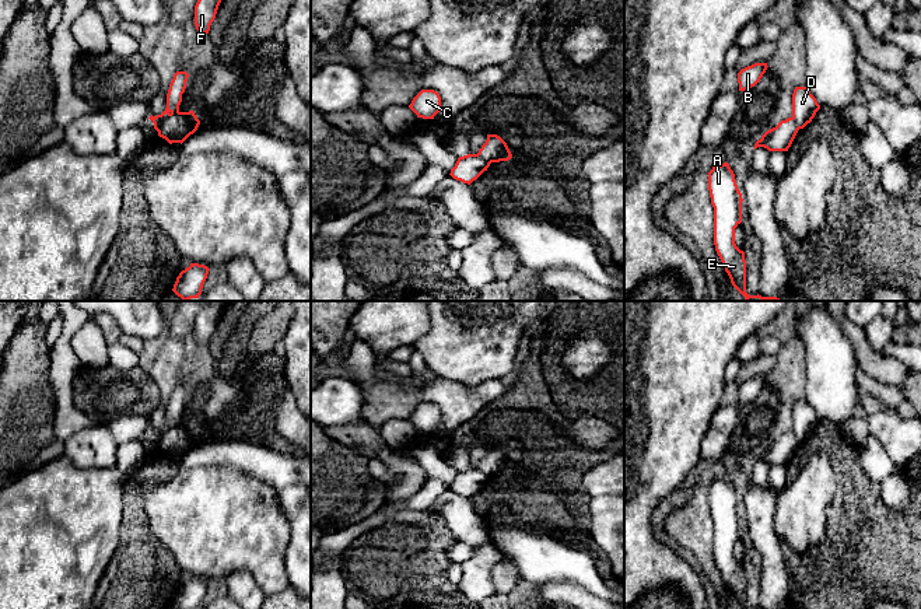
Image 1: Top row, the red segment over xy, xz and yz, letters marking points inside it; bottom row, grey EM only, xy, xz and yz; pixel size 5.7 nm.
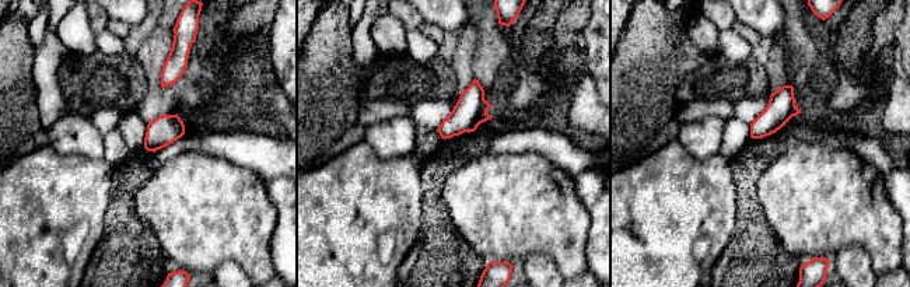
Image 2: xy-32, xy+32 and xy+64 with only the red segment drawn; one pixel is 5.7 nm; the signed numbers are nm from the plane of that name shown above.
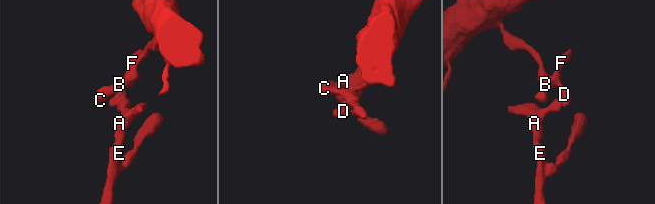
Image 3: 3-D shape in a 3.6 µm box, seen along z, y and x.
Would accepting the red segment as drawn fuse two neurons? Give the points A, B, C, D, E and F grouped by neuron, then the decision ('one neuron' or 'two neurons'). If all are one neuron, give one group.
A E / B C D F | two neurons

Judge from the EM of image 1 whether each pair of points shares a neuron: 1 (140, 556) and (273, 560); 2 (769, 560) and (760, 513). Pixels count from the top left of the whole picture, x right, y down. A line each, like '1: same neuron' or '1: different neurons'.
1: different neurons
2: same neuron

